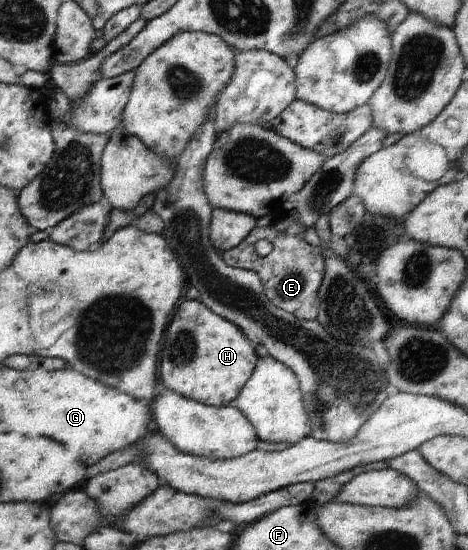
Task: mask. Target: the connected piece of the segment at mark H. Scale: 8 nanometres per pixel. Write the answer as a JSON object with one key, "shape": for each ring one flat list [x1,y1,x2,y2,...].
{"shape":[[186,300,178,311,174,313,166,339,164,339,164,349,160,351,158,366,158,382,162,388,170,389,182,397,188,397,192,401,199,401,204,405,214,407,228,406,230,401,234,401,242,387,248,383,252,377,256,362,258,361,254,345,246,336,230,321,222,319,217,313,210,311,199,300]]}

